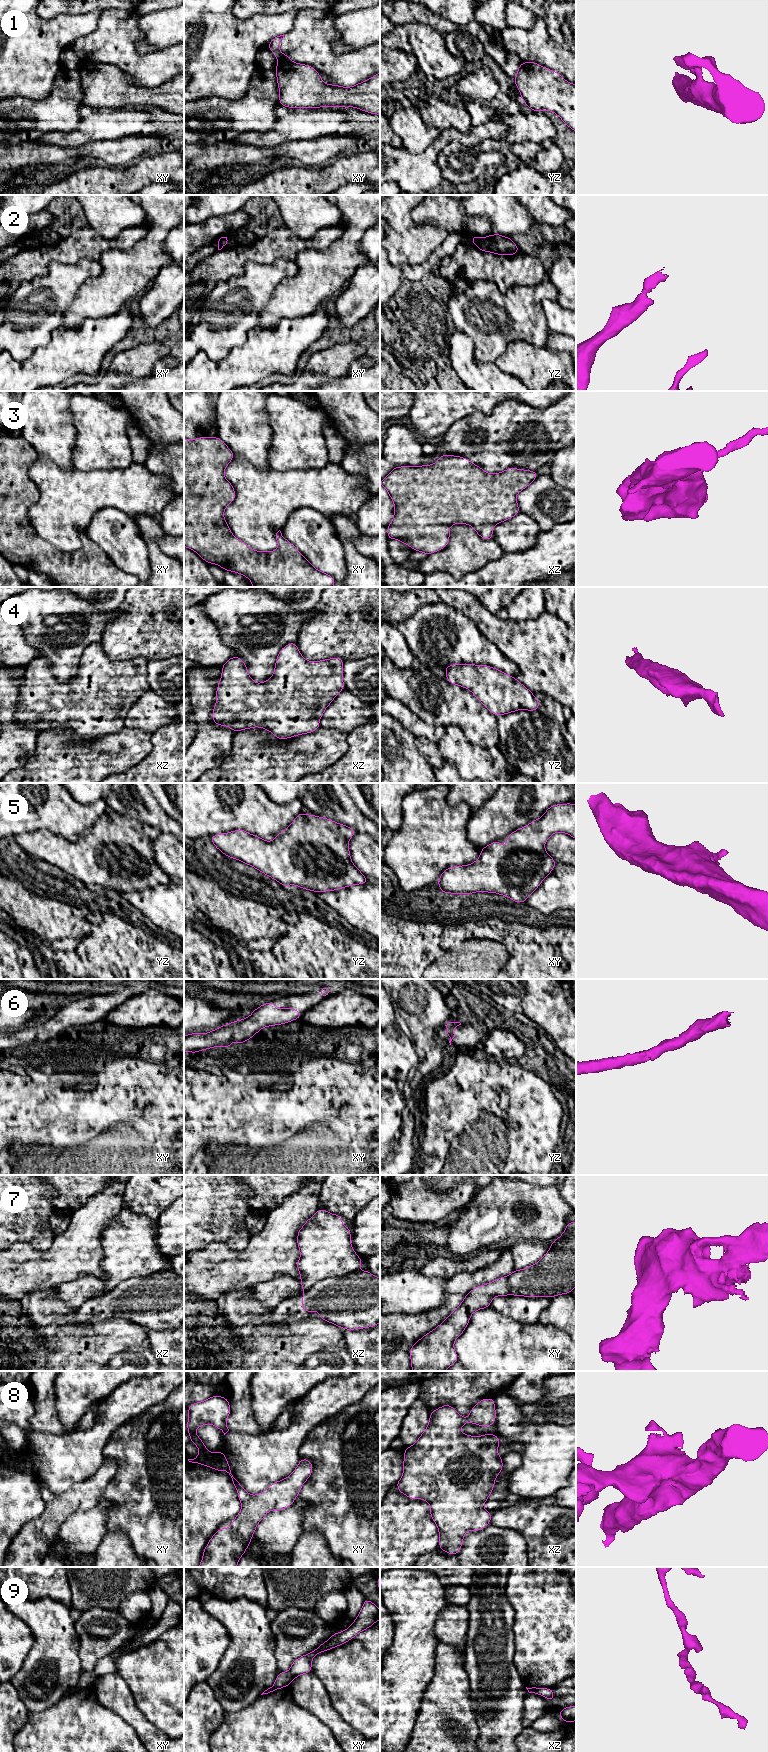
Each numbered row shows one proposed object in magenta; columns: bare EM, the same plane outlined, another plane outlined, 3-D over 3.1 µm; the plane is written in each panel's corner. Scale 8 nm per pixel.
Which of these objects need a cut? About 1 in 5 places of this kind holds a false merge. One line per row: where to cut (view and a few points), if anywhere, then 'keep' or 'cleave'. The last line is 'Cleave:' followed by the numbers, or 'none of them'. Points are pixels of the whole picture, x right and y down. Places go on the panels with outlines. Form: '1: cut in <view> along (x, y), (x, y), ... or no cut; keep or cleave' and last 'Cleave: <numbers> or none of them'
1: cut in xy along (279, 60), (294, 62); cleave
2: no cut; keep
3: no cut; keep
4: no cut; keep
5: no cut; keep
6: no cut; keep
7: cut in xz along (355, 1269), (340, 1275), (322, 1278), (305, 1291); cleave
8: no cut; keep
9: no cut; keep
Cleave: 1, 7

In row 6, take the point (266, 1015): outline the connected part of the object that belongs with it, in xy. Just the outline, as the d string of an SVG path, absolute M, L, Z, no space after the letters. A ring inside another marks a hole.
M273 1001L267 1002L253 1010L252 1014L247 1018L235 1020L229 1024L220 1026L207 1033L190 1033L184 1036L184 1052L191 1052L193 1054L211 1049L214 1047L230 1048L232 1041L236 1041L239 1046L245 1041L250 1040L261 1029L269 1026L283 1025L300 1019L302 1012L294 1008L277 1008Z

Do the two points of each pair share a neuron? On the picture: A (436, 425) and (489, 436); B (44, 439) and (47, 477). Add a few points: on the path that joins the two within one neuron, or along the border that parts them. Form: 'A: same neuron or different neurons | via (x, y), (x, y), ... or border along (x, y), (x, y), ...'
A: different neurons | border along (469, 415), (457, 420), (442, 436)
B: different neurons | border along (39, 454), (47, 457), (60, 467), (66, 468)

